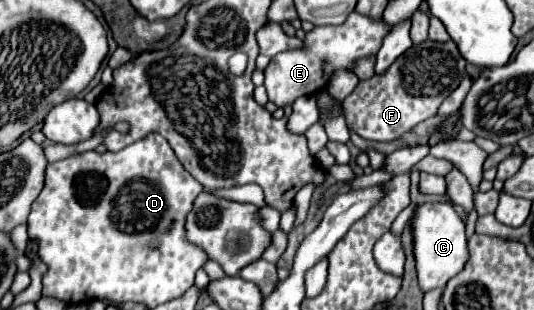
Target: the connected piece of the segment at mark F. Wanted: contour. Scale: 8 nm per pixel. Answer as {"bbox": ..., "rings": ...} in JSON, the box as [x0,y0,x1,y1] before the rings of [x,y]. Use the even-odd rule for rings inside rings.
{"bbox":[341,40,465,142],"rings":[[[425,40],[423,44],[411,46],[403,56],[399,56],[391,68],[369,80],[357,84],[357,88],[341,102],[347,128],[359,134],[361,138],[389,142],[401,138],[419,122],[437,114],[443,96],[447,98],[465,76],[465,60],[455,48],[455,42],[433,42]],[[439,90],[439,92],[433,92]]]}

